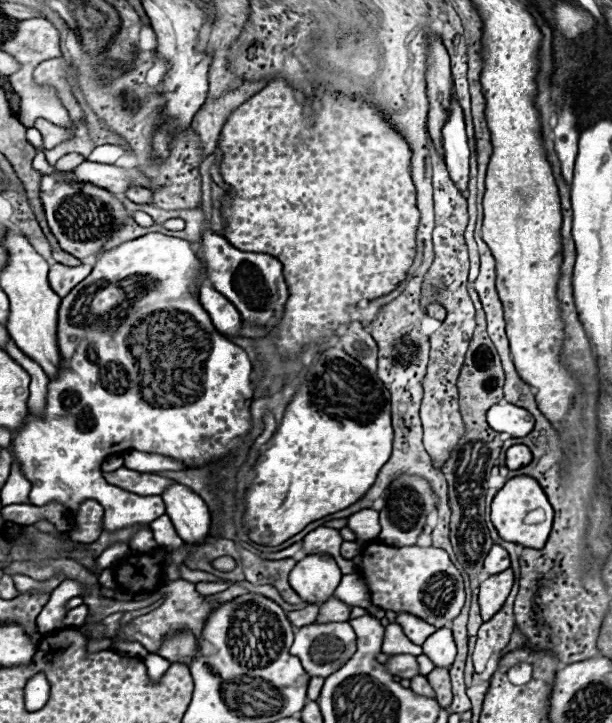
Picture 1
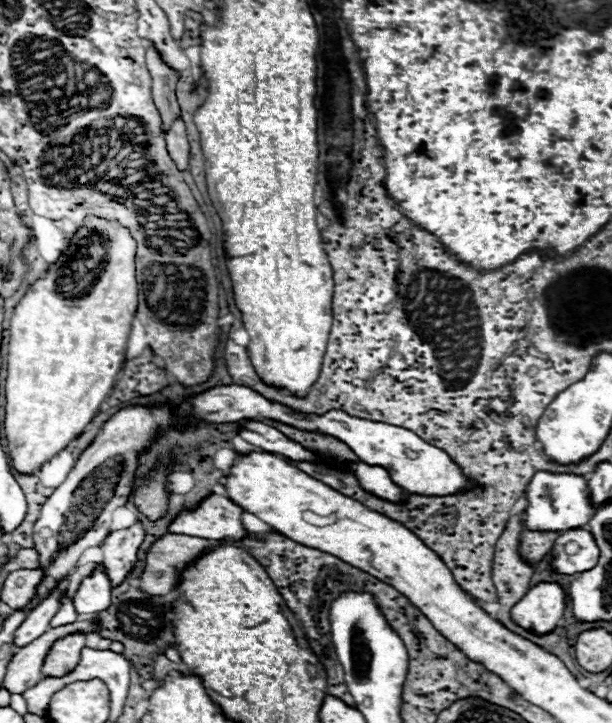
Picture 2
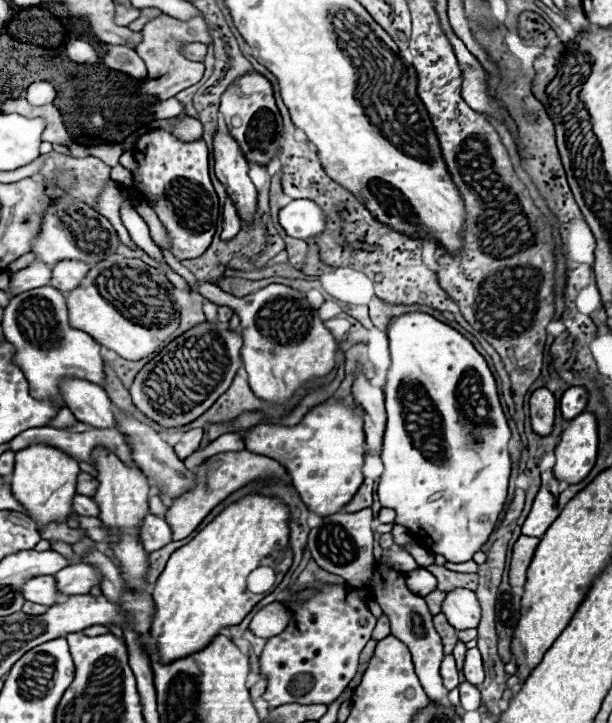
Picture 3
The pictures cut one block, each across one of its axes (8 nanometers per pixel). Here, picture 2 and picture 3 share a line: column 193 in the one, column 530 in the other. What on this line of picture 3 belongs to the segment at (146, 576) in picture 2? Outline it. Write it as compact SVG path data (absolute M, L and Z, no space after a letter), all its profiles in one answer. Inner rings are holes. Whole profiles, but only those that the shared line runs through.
M520 536L512 548L512 560L510 560L510 584L512 586L524 586L526 582L526 570L532 562L532 556L538 546L538 538L534 536Z

